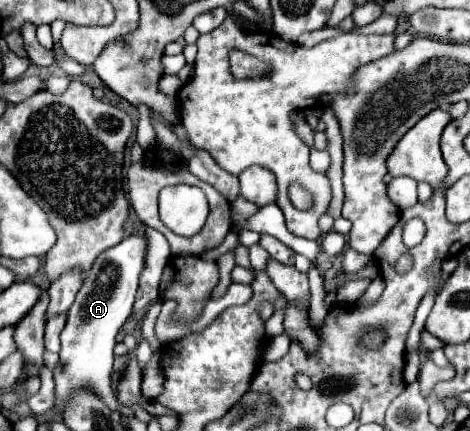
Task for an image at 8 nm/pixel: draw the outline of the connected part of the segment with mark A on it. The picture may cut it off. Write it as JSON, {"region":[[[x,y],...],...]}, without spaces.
{"region":[[[127,236],[117,246],[109,248],[103,256],[99,254],[99,258],[95,260],[91,274],[83,282],[73,306],[67,312],[67,326],[61,334],[61,354],[59,354],[59,364],[55,368],[57,412],[63,412],[71,392],[75,388],[83,388],[83,384],[95,388],[95,392],[107,402],[111,410],[121,410],[111,388],[113,348],[117,344],[115,342],[117,332],[131,316],[135,292],[139,286],[139,274],[145,266],[145,256],[147,256],[147,238]]]}

